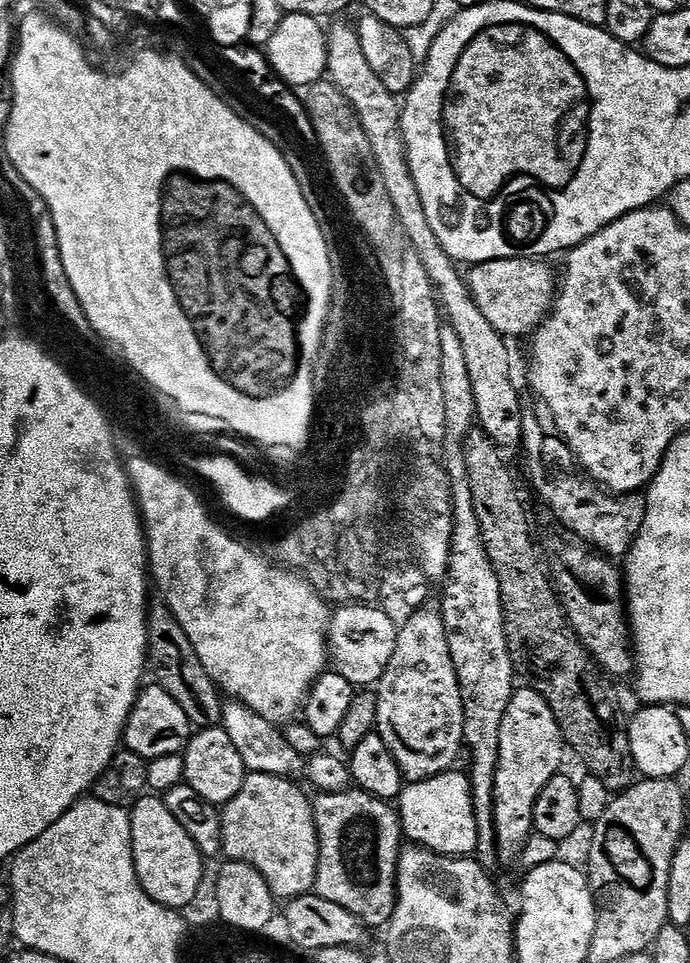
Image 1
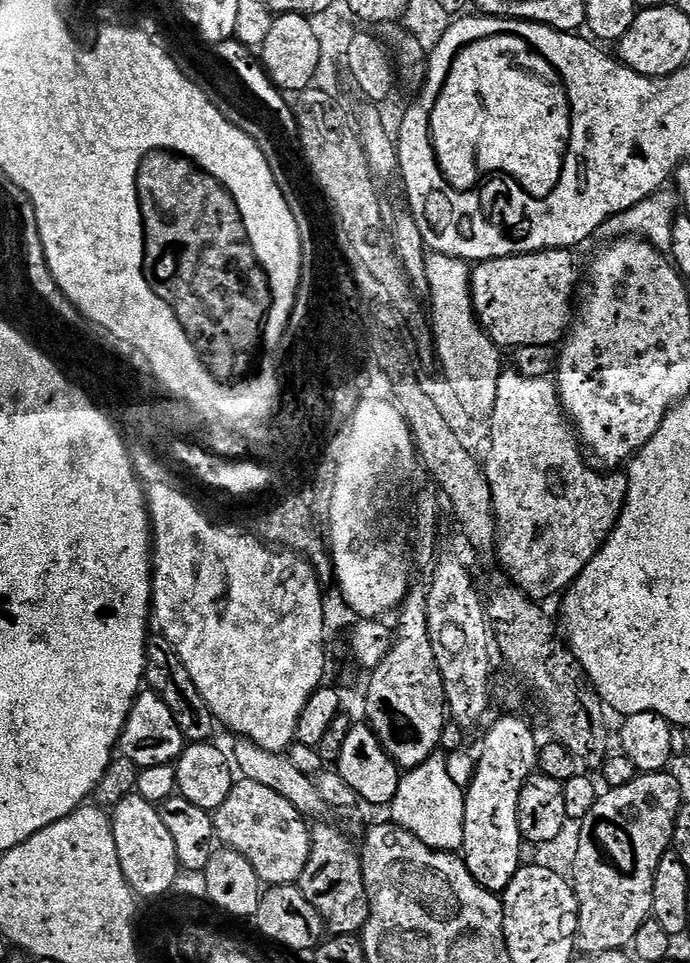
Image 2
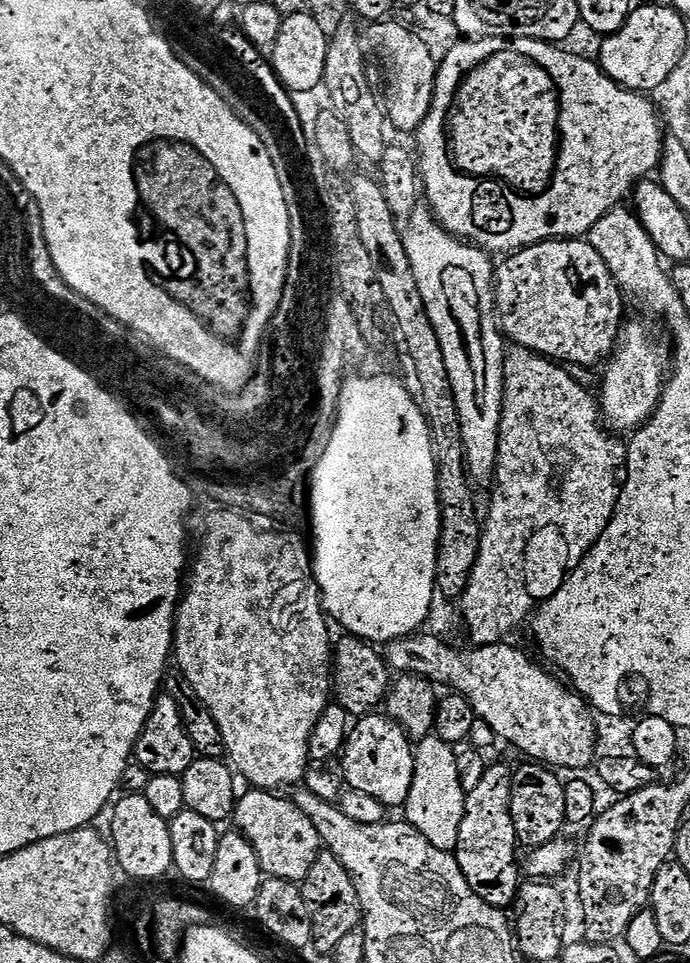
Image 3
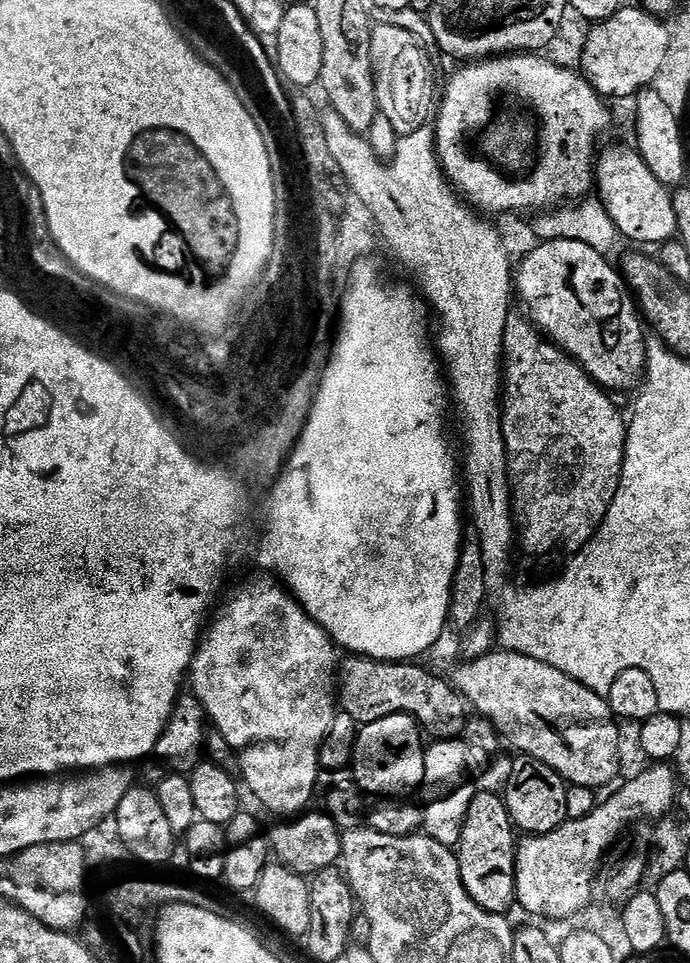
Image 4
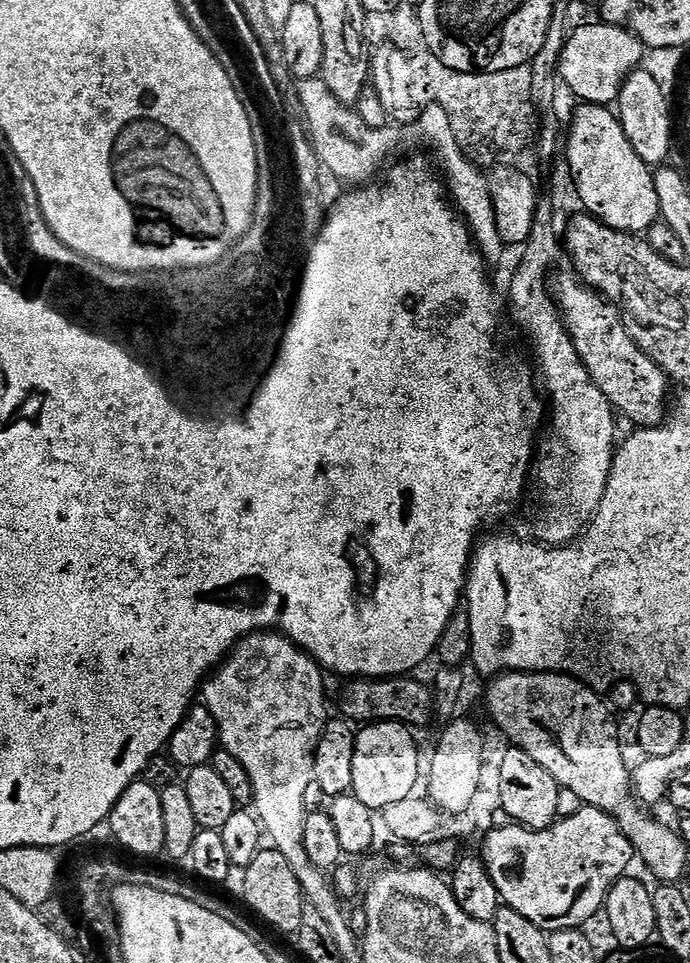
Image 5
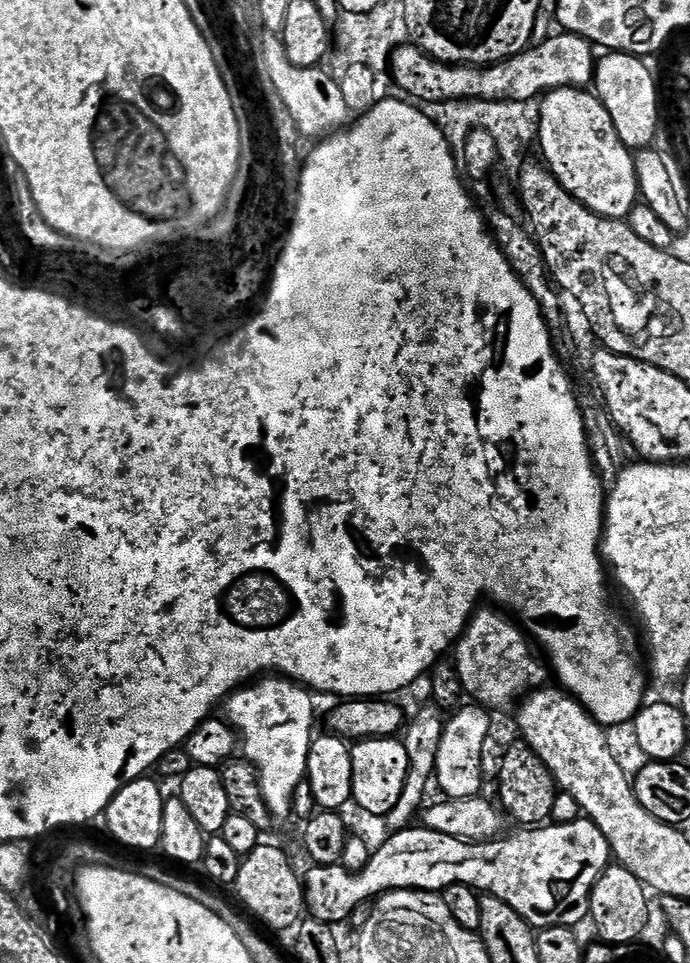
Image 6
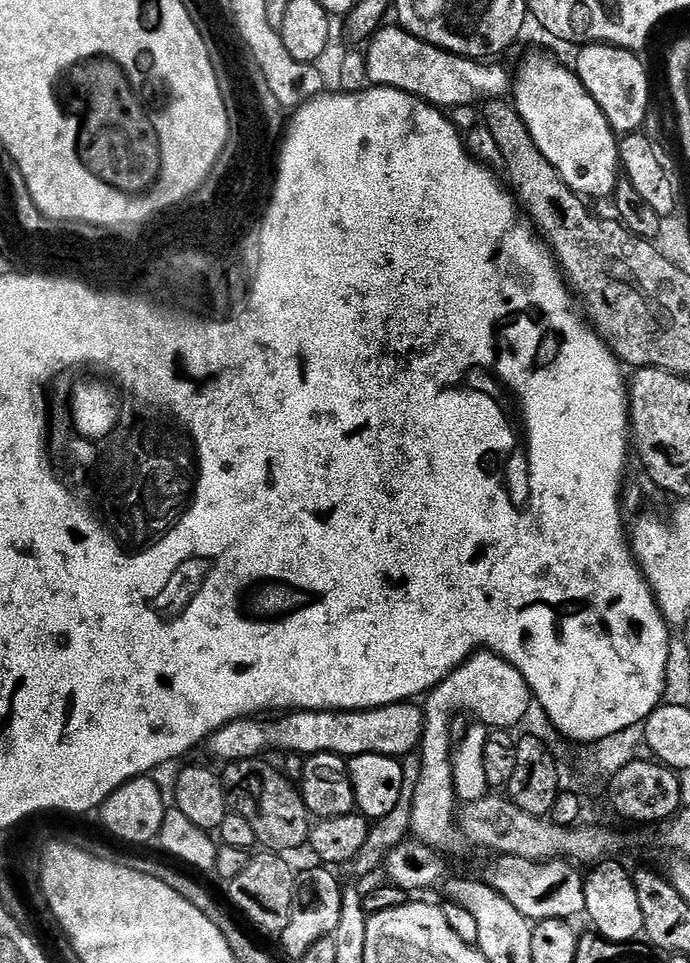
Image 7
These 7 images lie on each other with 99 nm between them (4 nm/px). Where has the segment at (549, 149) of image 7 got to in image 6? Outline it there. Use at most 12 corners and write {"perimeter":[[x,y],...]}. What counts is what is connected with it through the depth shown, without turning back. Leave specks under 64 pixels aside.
{"perimeter":[[582,88],[539,104],[548,171],[590,211],[624,220],[636,158]]}

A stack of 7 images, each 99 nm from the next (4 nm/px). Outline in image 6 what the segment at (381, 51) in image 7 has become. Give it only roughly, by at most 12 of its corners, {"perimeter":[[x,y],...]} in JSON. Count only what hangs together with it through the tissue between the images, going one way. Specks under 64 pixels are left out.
{"perimeter":[[549,35],[484,67],[443,64],[415,46],[390,57],[415,101],[535,101],[587,89],[598,52]]}

